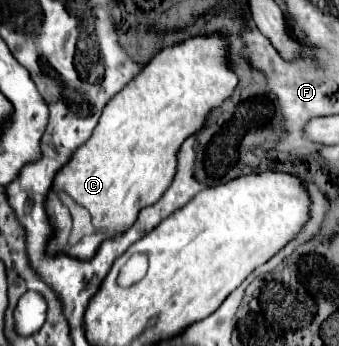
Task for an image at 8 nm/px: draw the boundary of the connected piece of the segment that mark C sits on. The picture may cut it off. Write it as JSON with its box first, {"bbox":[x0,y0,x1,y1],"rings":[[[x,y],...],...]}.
{"bbox":[47,32,239,260],"rings":[[[205,32],[169,48],[163,48],[159,54],[155,54],[149,64],[137,74],[137,78],[133,78],[121,92],[117,92],[109,100],[91,138],[73,154],[69,166],[65,166],[61,174],[57,174],[53,190],[47,198],[47,212],[55,226],[55,238],[49,244],[49,250],[55,252],[61,246],[67,246],[71,234],[71,214],[69,208],[59,200],[59,192],[67,192],[79,206],[85,206],[93,216],[95,232],[91,236],[83,236],[75,246],[71,246],[71,256],[87,260],[95,256],[99,244],[105,238],[113,238],[121,234],[121,230],[127,230],[135,222],[141,208],[155,204],[165,194],[177,172],[177,152],[181,144],[185,142],[185,138],[205,126],[207,116],[213,110],[221,108],[221,104],[235,92],[237,84],[239,76],[231,68],[229,40],[223,32]]]}

